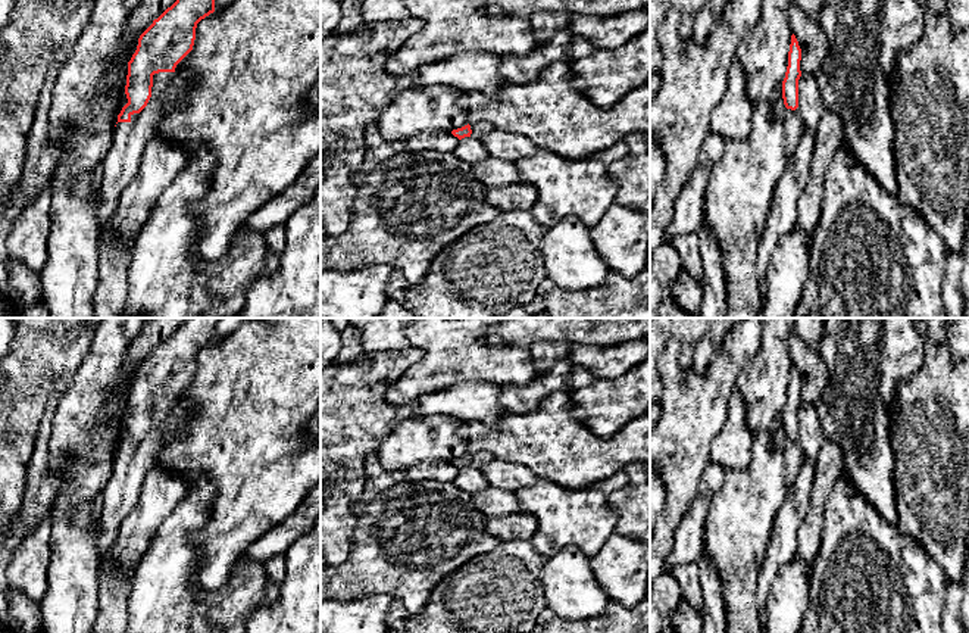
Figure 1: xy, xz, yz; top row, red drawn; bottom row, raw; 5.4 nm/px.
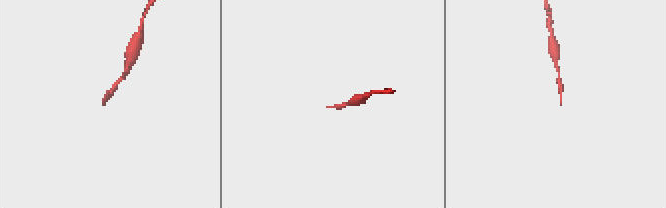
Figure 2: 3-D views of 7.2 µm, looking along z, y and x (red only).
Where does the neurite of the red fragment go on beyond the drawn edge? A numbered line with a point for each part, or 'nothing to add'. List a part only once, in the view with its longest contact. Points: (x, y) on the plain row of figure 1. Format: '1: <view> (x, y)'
1: xy (121, 493)

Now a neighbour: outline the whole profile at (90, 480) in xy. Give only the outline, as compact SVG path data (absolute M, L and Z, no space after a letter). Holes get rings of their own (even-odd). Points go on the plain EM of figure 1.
M109 430L96 433L94 462L65 473L65 480L75 486L74 502L90 501L100 495L113 474L118 442Z

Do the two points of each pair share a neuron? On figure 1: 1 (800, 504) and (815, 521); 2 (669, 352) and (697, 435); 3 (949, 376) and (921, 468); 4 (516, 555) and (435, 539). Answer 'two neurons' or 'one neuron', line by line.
1: two neurons
2: one neuron
3: one neuron
4: two neurons

